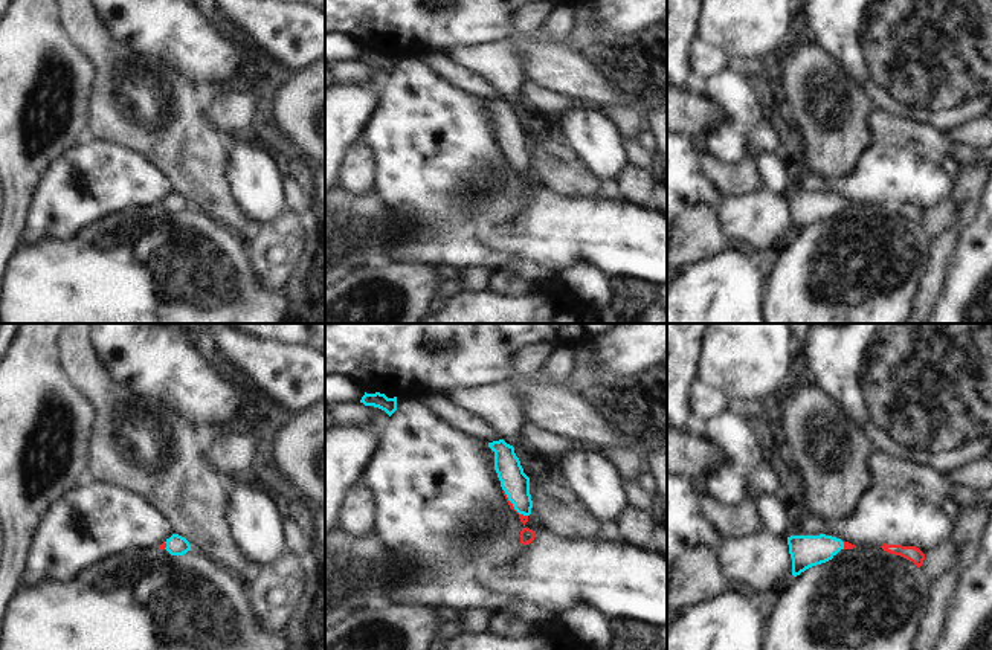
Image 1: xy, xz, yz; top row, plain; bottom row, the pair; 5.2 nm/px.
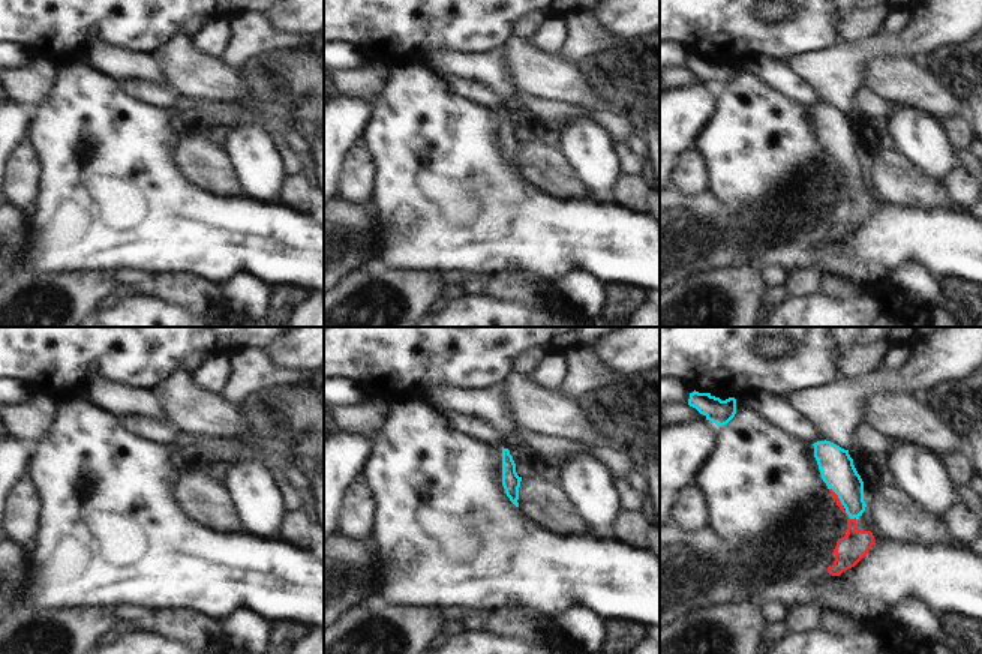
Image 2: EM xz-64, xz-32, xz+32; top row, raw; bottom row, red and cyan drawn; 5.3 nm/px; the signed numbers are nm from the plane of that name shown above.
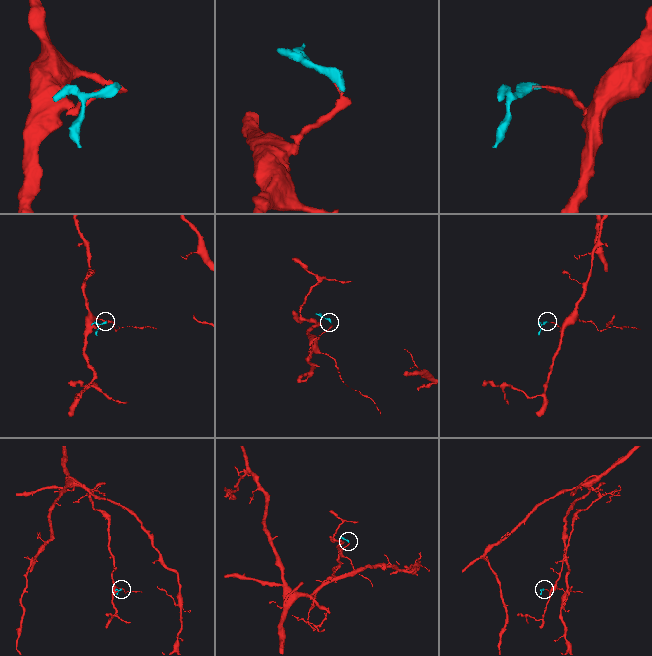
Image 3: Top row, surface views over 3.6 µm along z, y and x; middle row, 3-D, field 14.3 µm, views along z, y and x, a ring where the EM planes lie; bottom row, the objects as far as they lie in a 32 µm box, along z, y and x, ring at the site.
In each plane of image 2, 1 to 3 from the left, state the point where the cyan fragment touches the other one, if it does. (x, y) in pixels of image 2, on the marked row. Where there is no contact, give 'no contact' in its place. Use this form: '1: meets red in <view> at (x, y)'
1: no contact
2: no contact
3: meets red in xz+32 at (837, 497)

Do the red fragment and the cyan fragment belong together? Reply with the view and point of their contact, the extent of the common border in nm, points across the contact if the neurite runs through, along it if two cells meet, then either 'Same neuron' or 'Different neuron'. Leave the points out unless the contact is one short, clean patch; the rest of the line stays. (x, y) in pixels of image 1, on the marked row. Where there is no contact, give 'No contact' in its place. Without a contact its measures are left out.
Touches red at xz (512, 505). Shared border 190 nm. Path across: xz (524, 519), (512, 505), (515, 482). Same neuron

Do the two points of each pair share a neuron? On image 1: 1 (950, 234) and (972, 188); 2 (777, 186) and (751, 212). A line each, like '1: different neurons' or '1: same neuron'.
1: same neuron
2: different neurons

